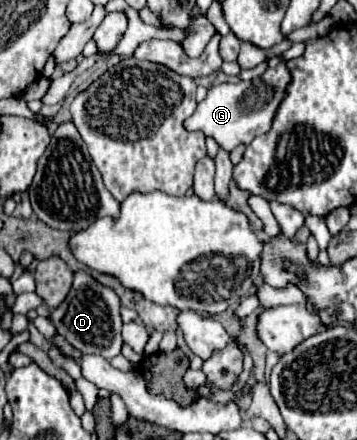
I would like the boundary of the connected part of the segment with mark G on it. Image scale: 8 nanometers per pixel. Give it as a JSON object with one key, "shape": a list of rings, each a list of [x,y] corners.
{"shape":[[[279,63],[277,67],[269,67],[261,77],[253,81],[213,85],[205,101],[201,101],[197,111],[185,121],[185,127],[189,131],[203,131],[207,137],[213,137],[223,149],[233,151],[239,143],[251,143],[257,135],[263,135],[271,129],[275,109],[279,109],[279,101],[283,101],[289,81],[291,73],[287,65]]]}

